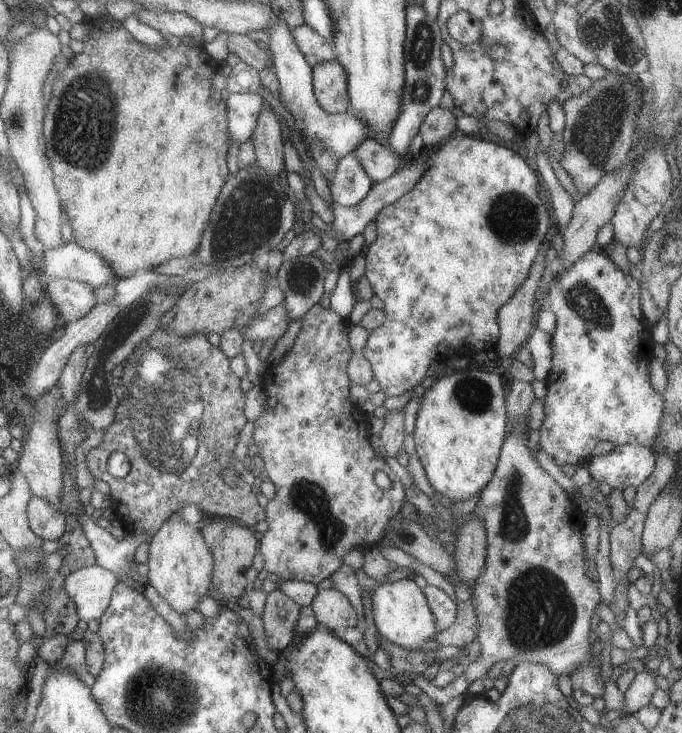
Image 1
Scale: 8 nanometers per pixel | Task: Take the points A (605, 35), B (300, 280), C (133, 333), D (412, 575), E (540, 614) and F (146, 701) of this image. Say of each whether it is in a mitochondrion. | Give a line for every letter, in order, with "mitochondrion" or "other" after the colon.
A: mitochondrion
B: mitochondrion
C: mitochondrion
D: other
E: mitochondrion
F: mitochondrion

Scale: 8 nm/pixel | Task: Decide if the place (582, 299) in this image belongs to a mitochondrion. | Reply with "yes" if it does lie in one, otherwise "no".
yes

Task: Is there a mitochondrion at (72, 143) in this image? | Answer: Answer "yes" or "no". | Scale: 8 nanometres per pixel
yes

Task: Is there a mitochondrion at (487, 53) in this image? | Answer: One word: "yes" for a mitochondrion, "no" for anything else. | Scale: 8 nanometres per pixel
no

